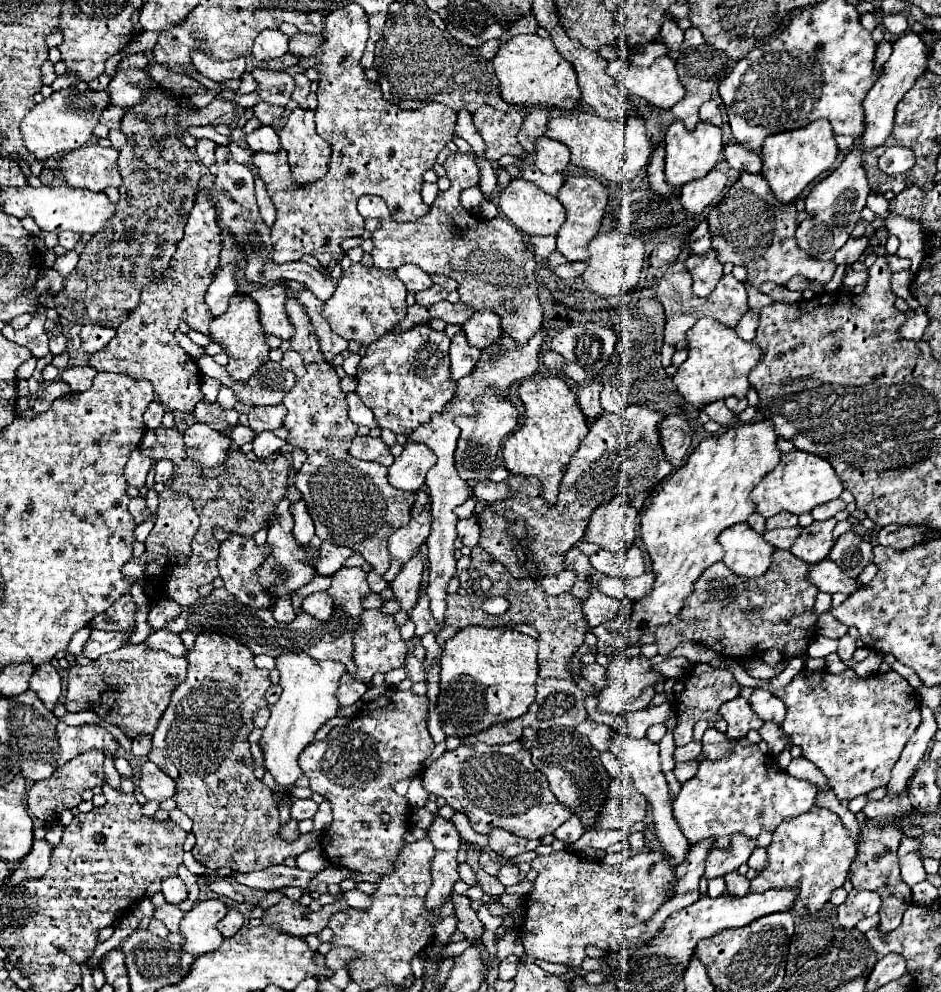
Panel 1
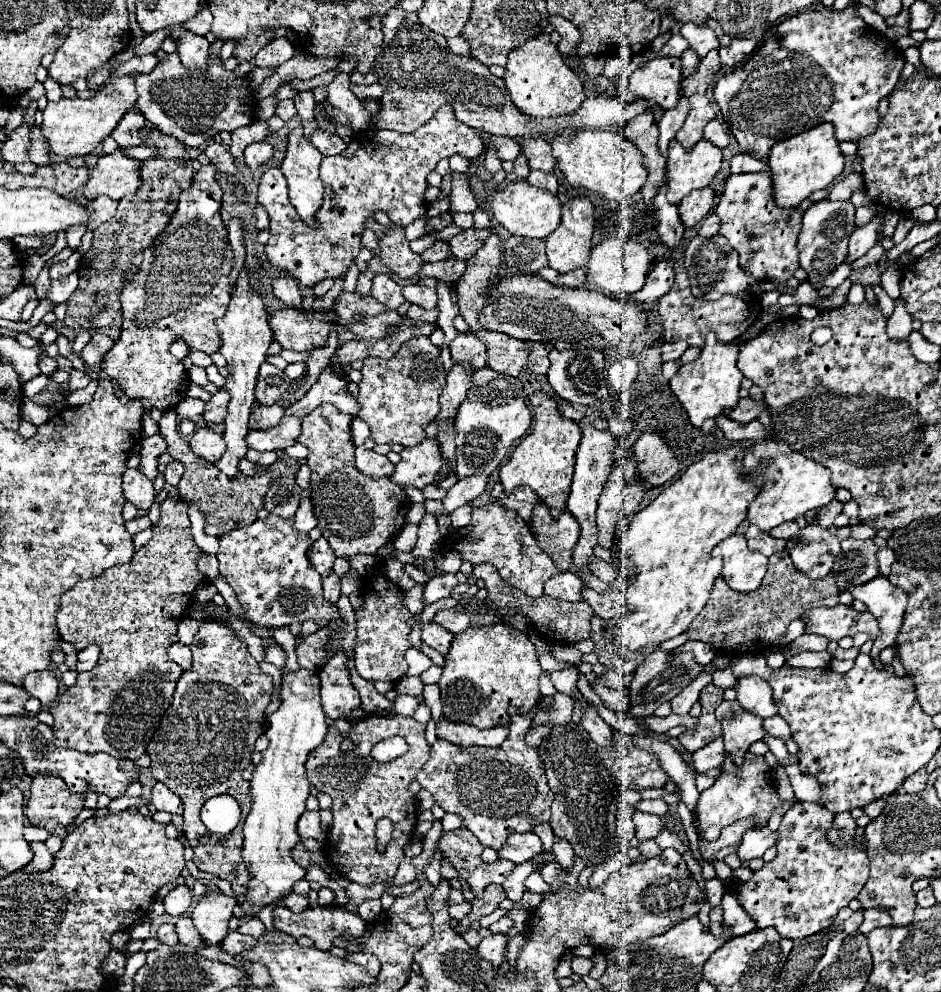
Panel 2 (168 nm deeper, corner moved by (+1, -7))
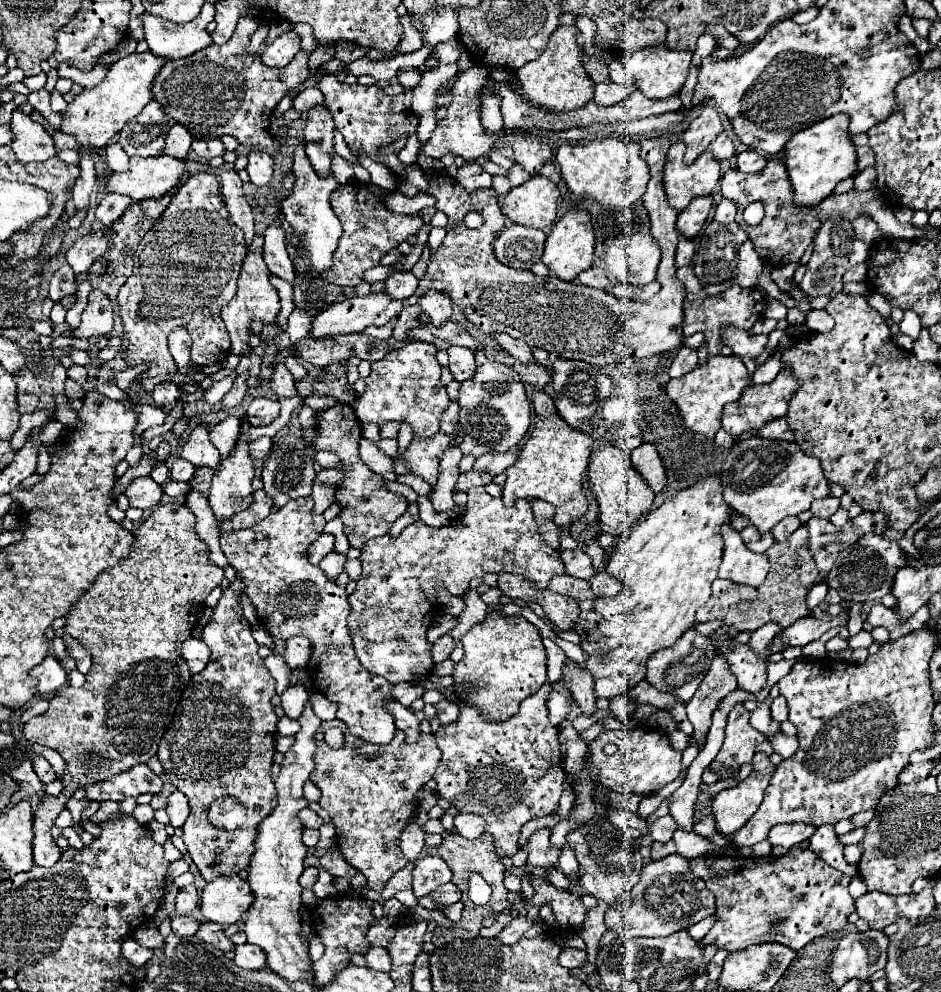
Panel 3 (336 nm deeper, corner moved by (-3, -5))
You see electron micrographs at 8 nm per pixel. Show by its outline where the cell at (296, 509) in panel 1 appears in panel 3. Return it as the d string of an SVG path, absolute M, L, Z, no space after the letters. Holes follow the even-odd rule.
M313 482L313 492L311 492L313 500L315 500L315 512L323 514L331 502L335 500L335 486L331 484L321 484L321 482Z

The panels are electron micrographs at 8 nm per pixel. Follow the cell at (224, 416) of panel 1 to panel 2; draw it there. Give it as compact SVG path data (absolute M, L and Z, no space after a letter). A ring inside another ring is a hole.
M219 390L217 394L211 396L211 400L205 404L205 412L203 412L203 420L207 424L221 424L225 420L225 412L227 412L227 392Z

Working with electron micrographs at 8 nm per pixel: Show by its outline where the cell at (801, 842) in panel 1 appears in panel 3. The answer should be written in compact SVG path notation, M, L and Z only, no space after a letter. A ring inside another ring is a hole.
M793 848L791 854L785 854L779 858L777 856L743 858L739 854L737 856L703 854L691 860L691 872L697 878L701 878L717 898L717 912L715 912L717 920L713 928L705 934L705 938L699 942L701 948L715 944L717 948L725 948L727 952L737 952L755 944L777 942L777 944L785 944L791 950L801 950L813 938L841 930L847 924L849 914L855 912L853 898L847 892L851 878L827 866L813 852L801 850L801 848Z

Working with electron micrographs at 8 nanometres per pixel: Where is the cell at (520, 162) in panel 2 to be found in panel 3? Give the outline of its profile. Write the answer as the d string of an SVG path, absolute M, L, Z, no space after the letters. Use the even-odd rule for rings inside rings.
M513 164L511 170L509 170L509 174L507 174L507 178L509 178L511 186L521 186L529 178L529 174L519 164Z

